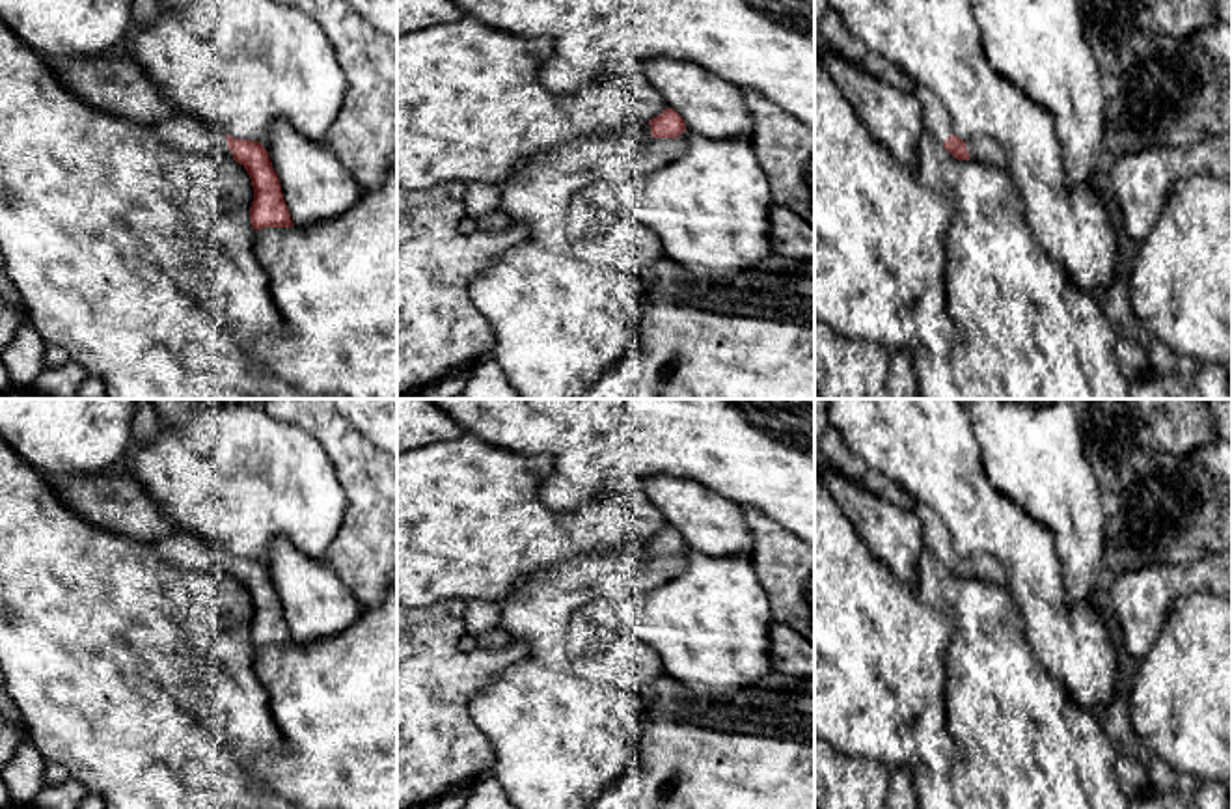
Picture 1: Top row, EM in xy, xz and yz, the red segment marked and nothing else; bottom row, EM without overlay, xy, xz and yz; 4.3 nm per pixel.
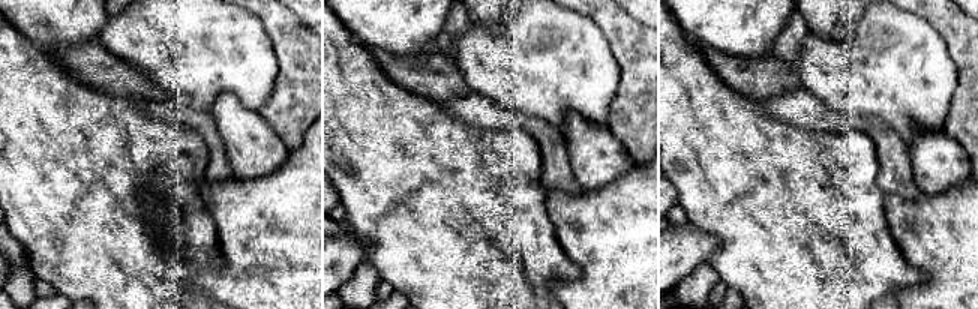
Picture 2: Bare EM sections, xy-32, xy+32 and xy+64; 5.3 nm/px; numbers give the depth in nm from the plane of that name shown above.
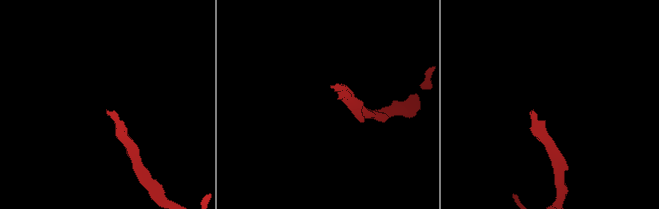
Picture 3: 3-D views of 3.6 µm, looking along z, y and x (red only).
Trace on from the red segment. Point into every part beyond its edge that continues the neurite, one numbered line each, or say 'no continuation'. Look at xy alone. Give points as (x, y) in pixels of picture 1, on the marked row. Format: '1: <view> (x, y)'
1: xy (185, 133)

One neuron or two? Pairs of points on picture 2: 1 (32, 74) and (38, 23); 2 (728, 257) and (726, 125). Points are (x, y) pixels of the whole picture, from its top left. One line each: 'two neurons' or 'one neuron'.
1: two neurons
2: one neuron

